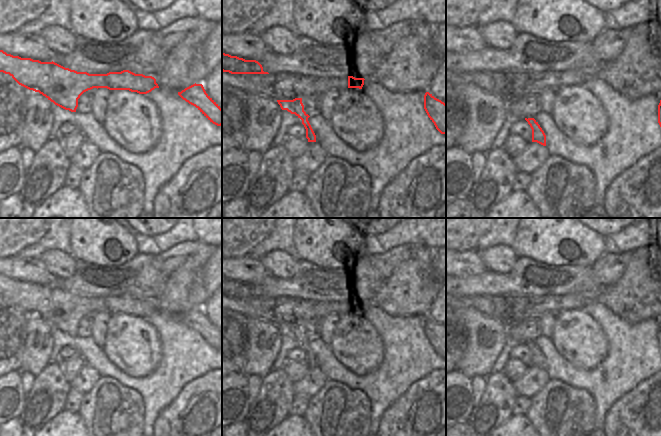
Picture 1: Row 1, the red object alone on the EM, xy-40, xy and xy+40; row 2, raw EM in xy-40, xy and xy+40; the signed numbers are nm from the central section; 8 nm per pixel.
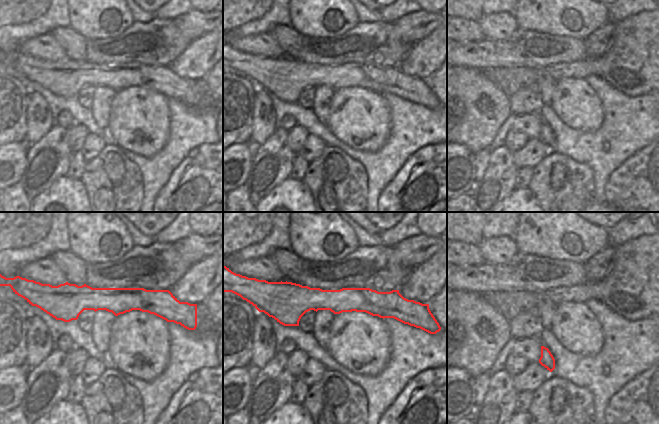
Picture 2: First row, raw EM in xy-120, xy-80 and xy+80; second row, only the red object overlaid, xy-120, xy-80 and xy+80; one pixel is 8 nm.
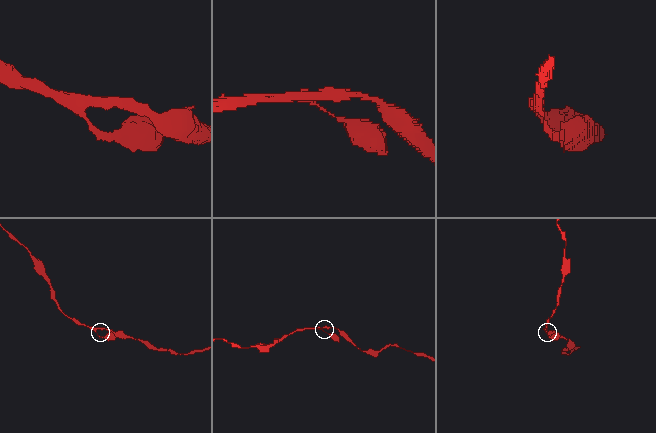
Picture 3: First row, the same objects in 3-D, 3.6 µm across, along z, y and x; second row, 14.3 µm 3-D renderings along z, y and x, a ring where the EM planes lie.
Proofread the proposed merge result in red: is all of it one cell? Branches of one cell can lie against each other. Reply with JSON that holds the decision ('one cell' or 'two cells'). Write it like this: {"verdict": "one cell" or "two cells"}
{"verdict": "one cell"}

